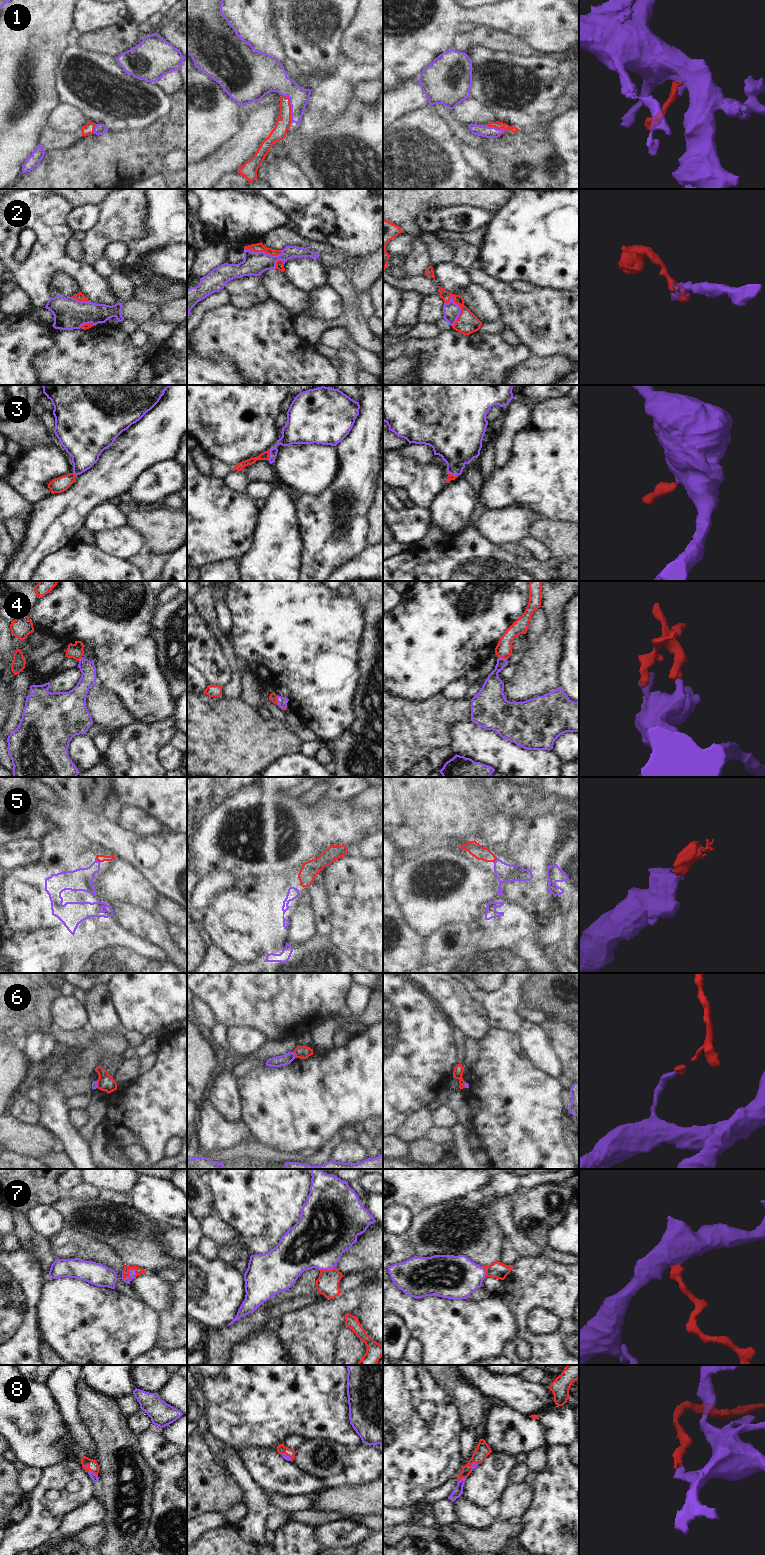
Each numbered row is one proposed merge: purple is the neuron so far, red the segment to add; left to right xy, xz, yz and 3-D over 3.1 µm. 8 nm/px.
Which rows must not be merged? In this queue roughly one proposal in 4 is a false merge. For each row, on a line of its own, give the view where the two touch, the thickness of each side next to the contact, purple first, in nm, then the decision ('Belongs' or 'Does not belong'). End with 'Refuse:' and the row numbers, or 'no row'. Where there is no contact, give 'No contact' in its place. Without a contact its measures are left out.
1: Touches purple in xz. Thickness 190 nm (purple) against 120 nm. Belongs
2: Touches purple in yz. Thickness 140 nm (purple) against 170 nm. Does not belong
3: Touches purple in xz. Thickness 160 nm (purple) against 60 nm. Belongs
4: Touches purple in xz. Thickness 80 nm (purple) against 60 nm. Belongs
5: Touches purple in xy. Thickness 180 nm (purple) against 60 nm. Belongs
6: Touches purple in xz. Thickness 90 nm (purple) against 110 nm. Does not belong
7: Touches purple in xy. Thickness 60 nm (purple) against 60 nm. Belongs
8: Touches purple in xy. Thickness 60 nm (purple) against 90 nm. Belongs
Refuse: 2, 6

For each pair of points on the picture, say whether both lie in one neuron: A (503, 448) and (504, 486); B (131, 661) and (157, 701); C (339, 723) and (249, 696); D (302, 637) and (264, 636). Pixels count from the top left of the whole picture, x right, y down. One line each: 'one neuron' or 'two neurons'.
A: two neurons
B: one neuron
C: two neurons
D: one neuron

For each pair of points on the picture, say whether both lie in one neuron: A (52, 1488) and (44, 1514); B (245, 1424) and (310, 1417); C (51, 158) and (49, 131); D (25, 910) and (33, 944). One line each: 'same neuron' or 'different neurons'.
A: same neuron
B: same neuron
C: different neurons
D: different neurons

